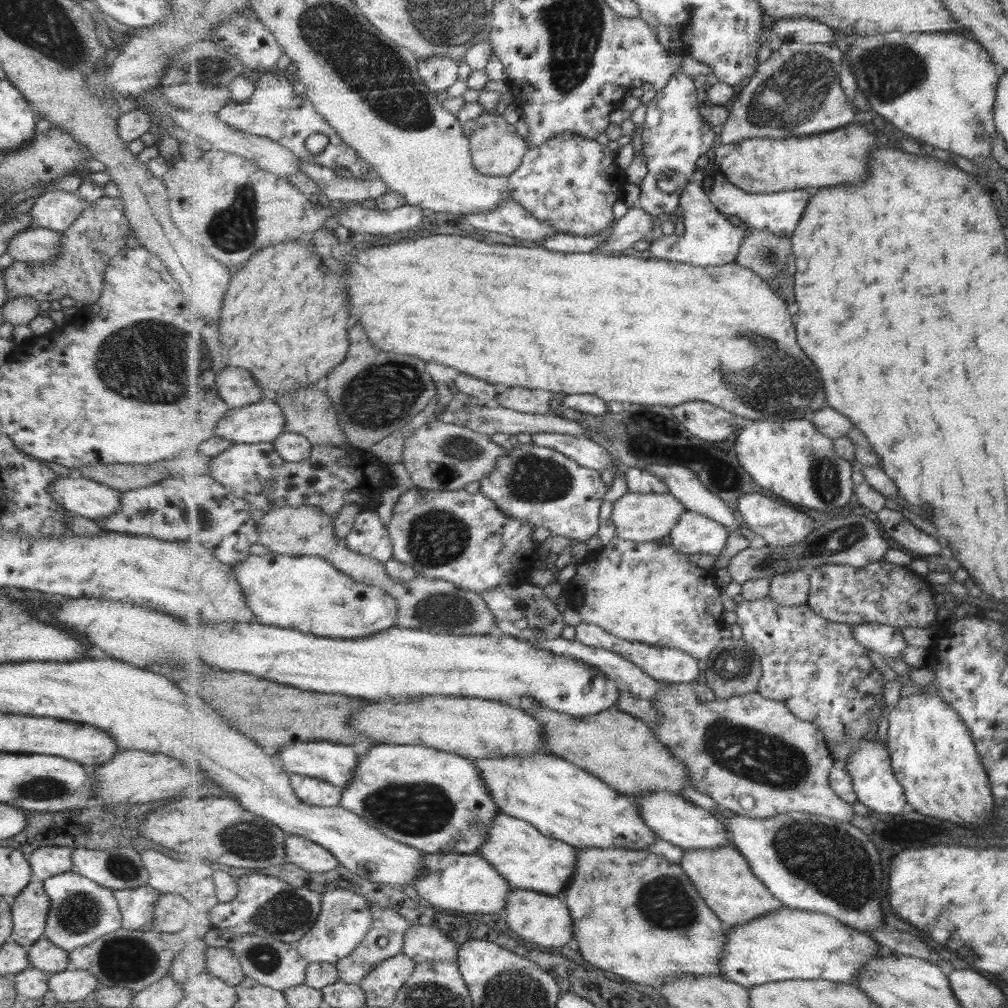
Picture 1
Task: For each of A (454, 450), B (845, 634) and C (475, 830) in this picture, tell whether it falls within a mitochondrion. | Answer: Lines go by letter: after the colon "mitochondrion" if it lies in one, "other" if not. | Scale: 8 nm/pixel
A: mitochondrion
B: other
C: mitochondrion

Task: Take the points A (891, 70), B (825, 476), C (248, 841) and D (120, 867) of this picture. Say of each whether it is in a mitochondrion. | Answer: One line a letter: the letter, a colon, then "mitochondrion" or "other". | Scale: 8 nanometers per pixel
A: mitochondrion
B: mitochondrion
C: mitochondrion
D: mitochondrion

